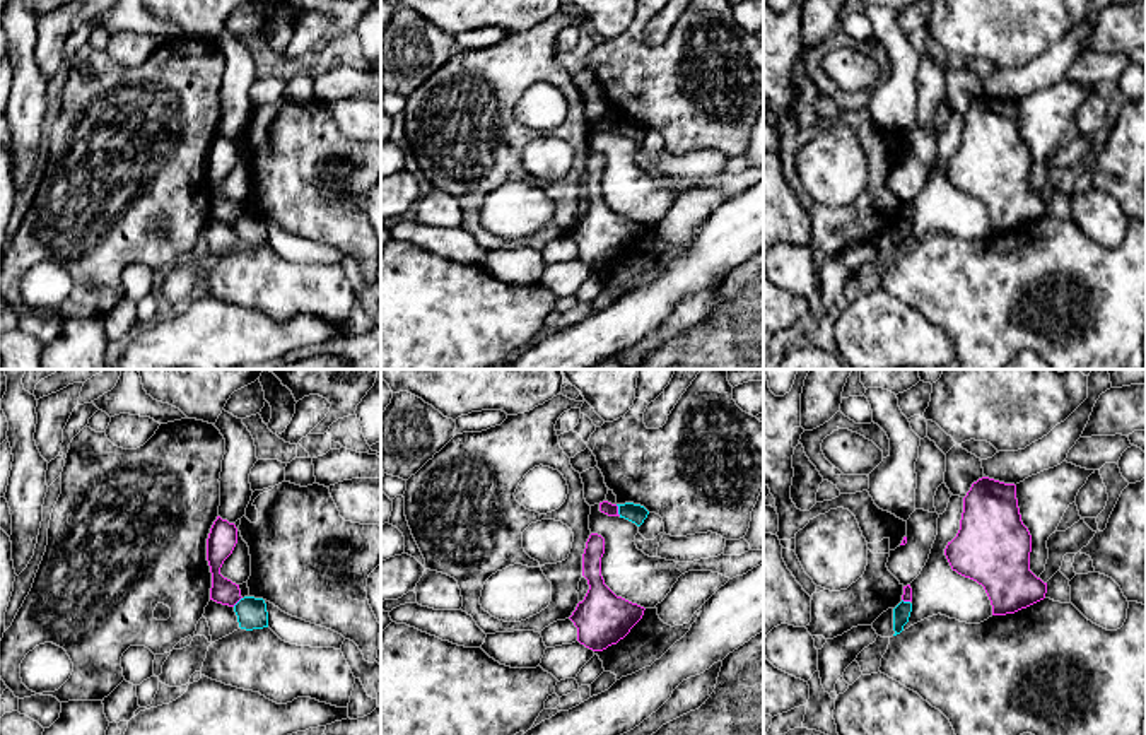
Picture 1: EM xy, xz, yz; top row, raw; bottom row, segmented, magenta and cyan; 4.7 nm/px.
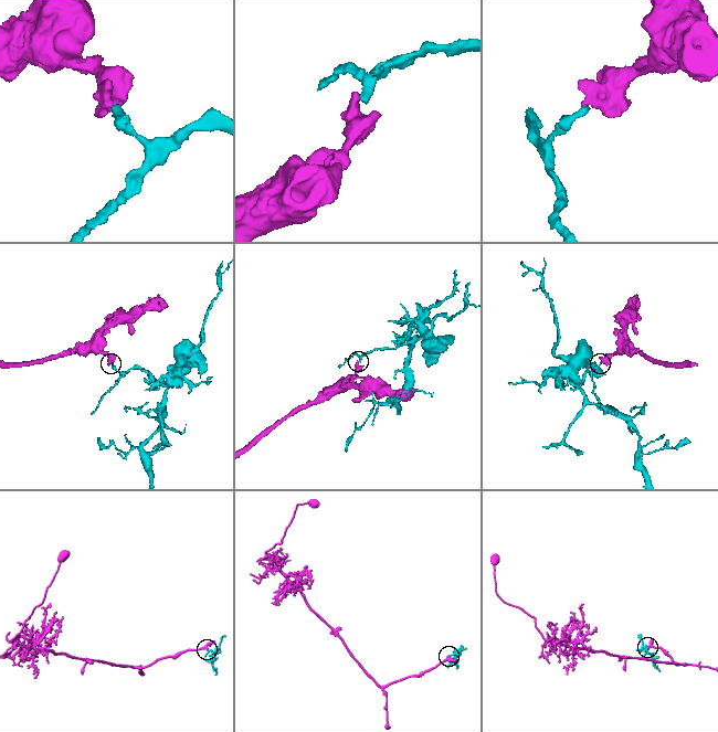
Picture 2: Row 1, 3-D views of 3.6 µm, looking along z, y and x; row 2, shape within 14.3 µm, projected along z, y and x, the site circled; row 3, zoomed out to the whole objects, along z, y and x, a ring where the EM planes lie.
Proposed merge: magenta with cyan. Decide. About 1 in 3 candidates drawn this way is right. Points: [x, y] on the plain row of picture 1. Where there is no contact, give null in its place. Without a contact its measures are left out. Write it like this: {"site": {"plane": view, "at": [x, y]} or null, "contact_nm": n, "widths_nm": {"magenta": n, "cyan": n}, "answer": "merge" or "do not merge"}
{"site": {"plane": "xz", "at": [617, 127]}, "contact_nm": 60, "widths_nm": {"magenta": 60, "cyan": 90}, "answer": "do not merge"}

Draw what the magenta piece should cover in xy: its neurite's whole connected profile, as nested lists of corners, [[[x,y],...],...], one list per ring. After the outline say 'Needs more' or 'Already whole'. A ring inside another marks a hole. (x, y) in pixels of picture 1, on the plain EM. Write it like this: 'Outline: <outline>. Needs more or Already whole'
Outline: [[[217,133],[207,156],[207,178],[212,190],[210,217],[234,224],[243,214],[239,202],[220,191],[224,178],[232,171],[237,161],[237,145],[234,140]]]. Already whole

